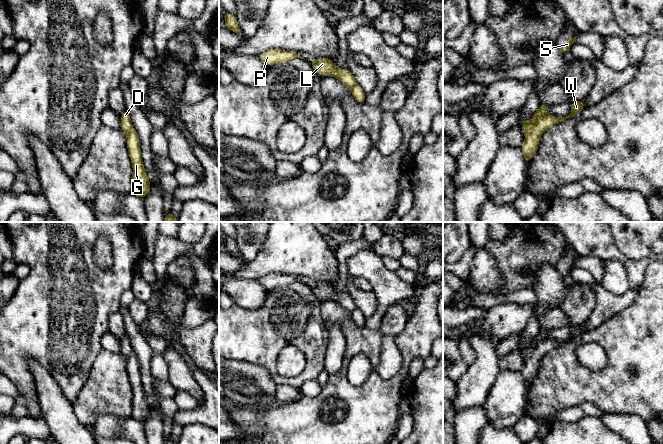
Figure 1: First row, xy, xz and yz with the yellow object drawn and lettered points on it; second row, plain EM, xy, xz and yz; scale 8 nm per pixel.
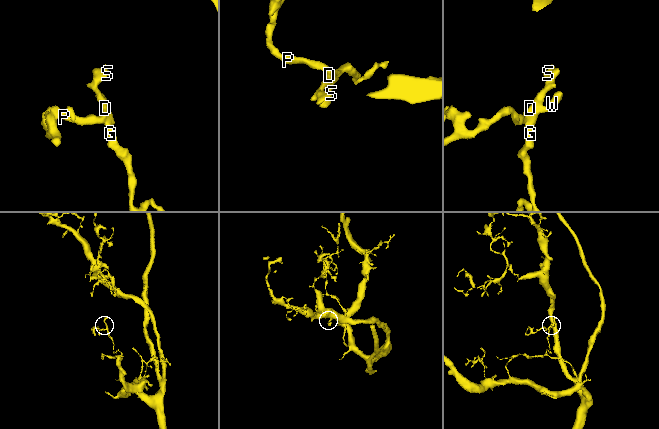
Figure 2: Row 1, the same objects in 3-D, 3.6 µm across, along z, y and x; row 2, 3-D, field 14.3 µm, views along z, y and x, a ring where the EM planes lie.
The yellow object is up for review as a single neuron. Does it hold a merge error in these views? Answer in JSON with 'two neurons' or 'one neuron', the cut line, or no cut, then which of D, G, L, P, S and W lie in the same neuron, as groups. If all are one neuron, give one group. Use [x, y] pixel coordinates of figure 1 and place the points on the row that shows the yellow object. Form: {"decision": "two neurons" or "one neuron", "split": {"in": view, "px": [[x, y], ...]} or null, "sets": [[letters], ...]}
{"decision": "two neurons", "split": {"in": "yz", "px": [[546, 115], [543, 115], [536, 121], [526, 137]]}, "sets": [["D", "L", "P", "S"], ["G", "W"]]}

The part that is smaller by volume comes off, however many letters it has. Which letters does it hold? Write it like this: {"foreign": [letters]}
{"foreign": ["D", "L", "P", "S"]}

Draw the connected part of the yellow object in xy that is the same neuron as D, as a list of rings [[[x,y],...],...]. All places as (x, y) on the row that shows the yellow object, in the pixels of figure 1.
[[[128,110],[124,111],[120,117],[121,117],[121,130],[127,136],[130,130],[133,128],[129,111]]]

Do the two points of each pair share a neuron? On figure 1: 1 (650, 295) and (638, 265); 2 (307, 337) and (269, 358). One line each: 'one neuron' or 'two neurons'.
1: two neurons
2: one neuron

